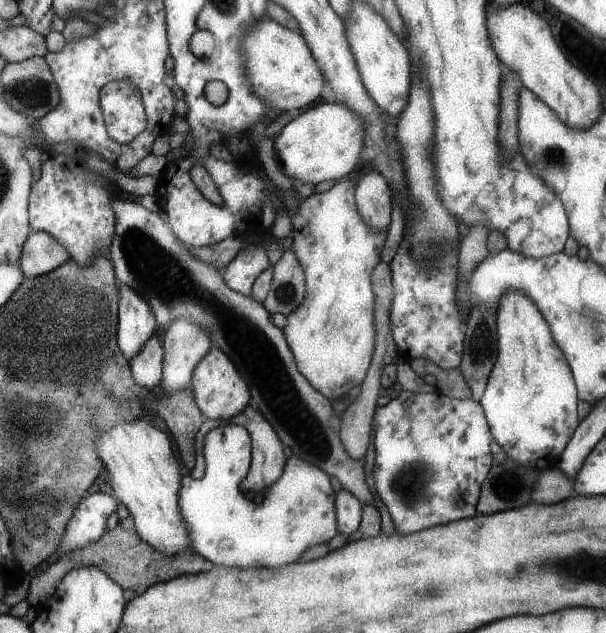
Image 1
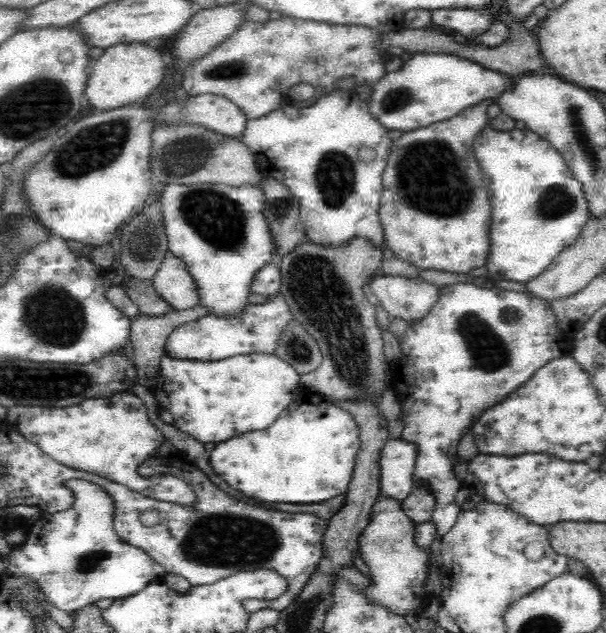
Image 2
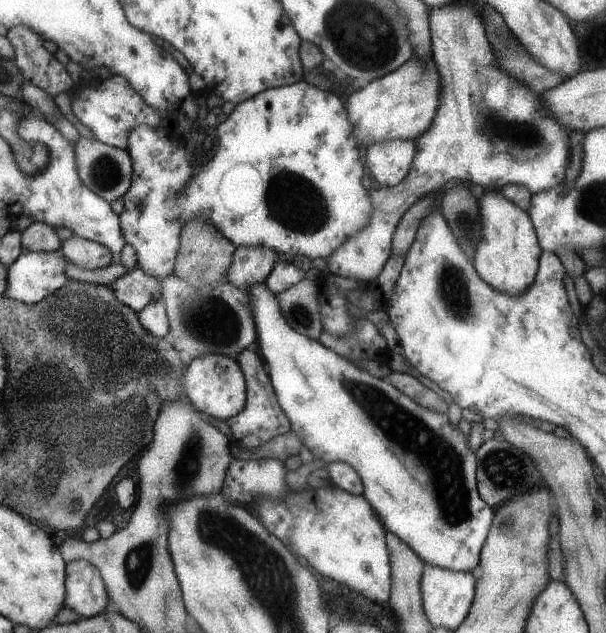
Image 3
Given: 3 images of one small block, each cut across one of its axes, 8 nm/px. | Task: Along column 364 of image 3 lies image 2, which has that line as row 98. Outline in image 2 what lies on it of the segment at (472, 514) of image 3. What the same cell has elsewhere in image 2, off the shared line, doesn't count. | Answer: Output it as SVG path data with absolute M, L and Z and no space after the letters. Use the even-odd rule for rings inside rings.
M412 54L400 70L390 72L373 87L368 100L368 110L384 128L405 133L424 128L429 124L450 120L464 108L470 108L482 100L498 100L502 92L513 84L510 76L488 70L456 55L433 54L423 56Z

